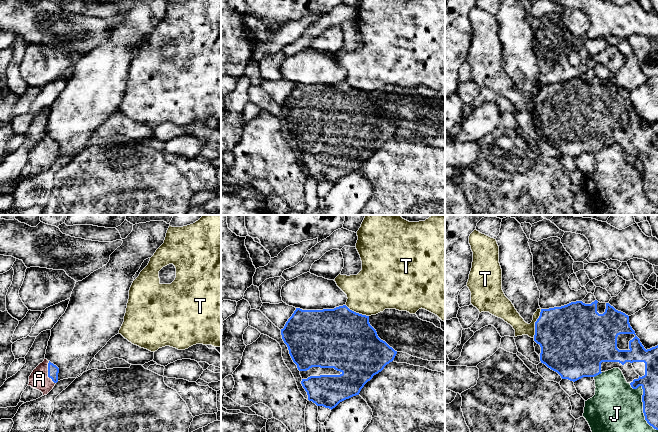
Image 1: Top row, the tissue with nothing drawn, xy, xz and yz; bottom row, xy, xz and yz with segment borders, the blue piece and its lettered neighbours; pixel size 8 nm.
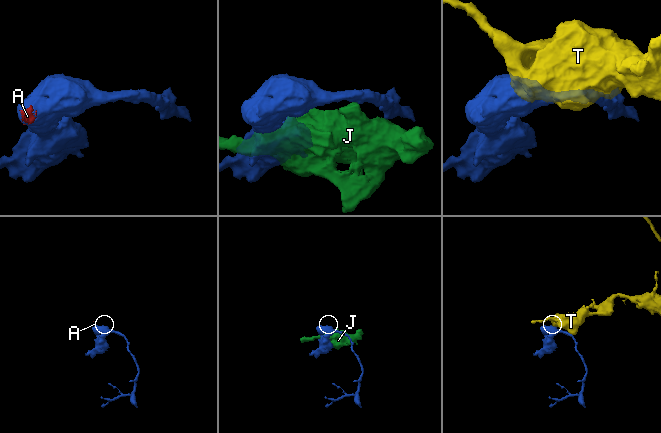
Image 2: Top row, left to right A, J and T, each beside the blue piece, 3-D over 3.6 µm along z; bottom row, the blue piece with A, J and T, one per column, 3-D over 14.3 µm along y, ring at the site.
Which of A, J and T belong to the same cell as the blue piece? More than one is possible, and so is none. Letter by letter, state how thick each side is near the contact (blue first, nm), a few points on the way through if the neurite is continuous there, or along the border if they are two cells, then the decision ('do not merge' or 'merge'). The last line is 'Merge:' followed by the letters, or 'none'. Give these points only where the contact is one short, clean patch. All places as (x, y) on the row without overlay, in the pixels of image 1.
A: 90/150 nm | across xy (53, 146), (48, 148), (39, 155) | merge
J: 140/440 nm | do not merge
T: 440/140 nm | along yz (541, 85), (540, 91), (534, 99), (533, 113) | do not merge
Merge: A

